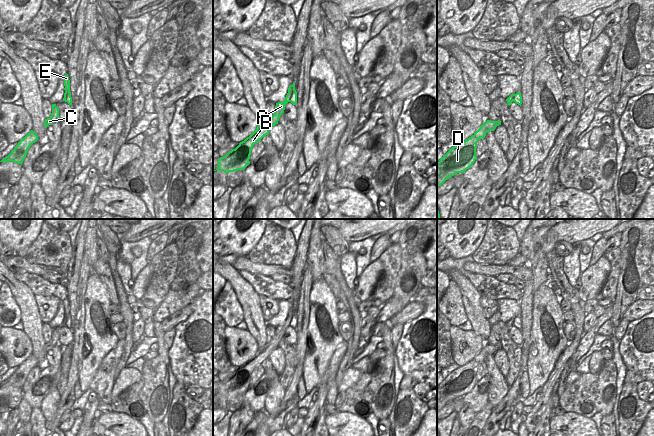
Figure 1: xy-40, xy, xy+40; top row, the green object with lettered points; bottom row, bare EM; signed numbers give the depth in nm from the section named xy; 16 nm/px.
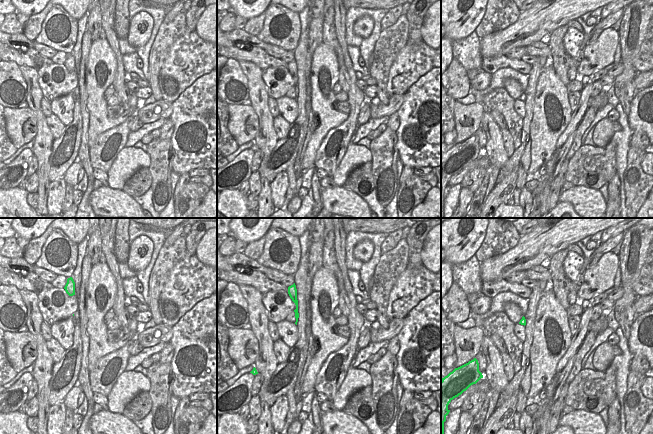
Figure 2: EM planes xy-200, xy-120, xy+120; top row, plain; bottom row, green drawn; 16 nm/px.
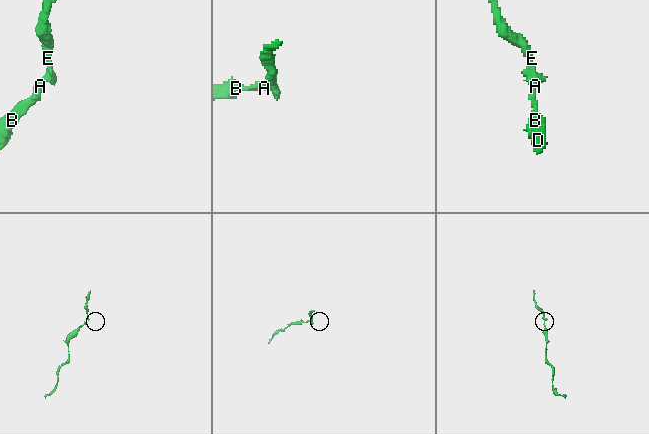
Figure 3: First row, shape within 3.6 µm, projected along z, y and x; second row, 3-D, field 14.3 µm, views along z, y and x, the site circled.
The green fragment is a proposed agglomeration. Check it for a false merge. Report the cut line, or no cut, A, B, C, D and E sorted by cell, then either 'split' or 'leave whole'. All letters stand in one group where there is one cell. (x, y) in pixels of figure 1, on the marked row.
no cut | A B C D E | leave whole

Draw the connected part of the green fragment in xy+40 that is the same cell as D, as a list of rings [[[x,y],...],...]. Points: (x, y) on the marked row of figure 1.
[[[485,121],[467,140],[453,146],[437,163],[437,186],[441,186],[448,178],[457,173],[464,173],[475,160],[477,142],[489,131],[494,131],[501,121]]]

